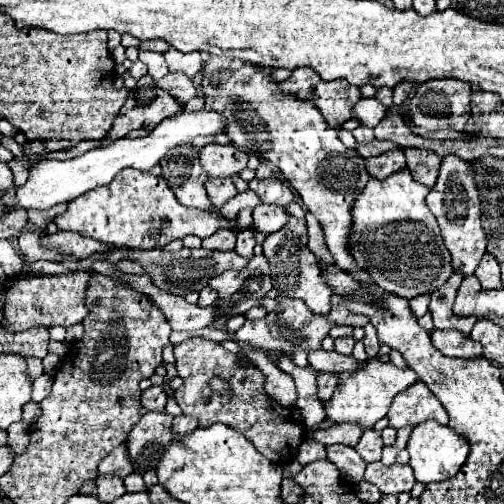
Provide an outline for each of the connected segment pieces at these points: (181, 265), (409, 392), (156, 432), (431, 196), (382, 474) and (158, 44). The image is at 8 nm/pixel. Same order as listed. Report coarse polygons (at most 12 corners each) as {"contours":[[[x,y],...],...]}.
{"contours":[[[113,250],[79,261],[137,260],[157,286],[185,296],[249,260],[235,250]],[[421,380],[393,398],[387,418],[395,430],[437,420],[445,408]],[[145,412],[125,446],[133,472],[155,470],[173,418]],[[441,160],[427,206],[455,270],[487,248],[473,162]],[[367,464],[363,480],[383,494],[415,486],[409,464]],[[143,40],[141,50],[167,52],[171,44],[165,40]]]}

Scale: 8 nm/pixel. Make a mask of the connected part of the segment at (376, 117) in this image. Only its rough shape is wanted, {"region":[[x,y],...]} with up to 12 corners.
{"region":[[359,98],[353,118],[377,126],[387,108],[377,98]]}

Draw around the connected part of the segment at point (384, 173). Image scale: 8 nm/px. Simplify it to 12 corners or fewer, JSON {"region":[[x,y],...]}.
{"region":[[403,150],[365,160],[373,178],[387,178],[405,168]]}

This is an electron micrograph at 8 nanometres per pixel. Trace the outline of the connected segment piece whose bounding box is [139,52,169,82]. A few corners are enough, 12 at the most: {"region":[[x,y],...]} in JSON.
{"region":[[143,54],[149,76],[157,82],[169,70],[161,54]]}

